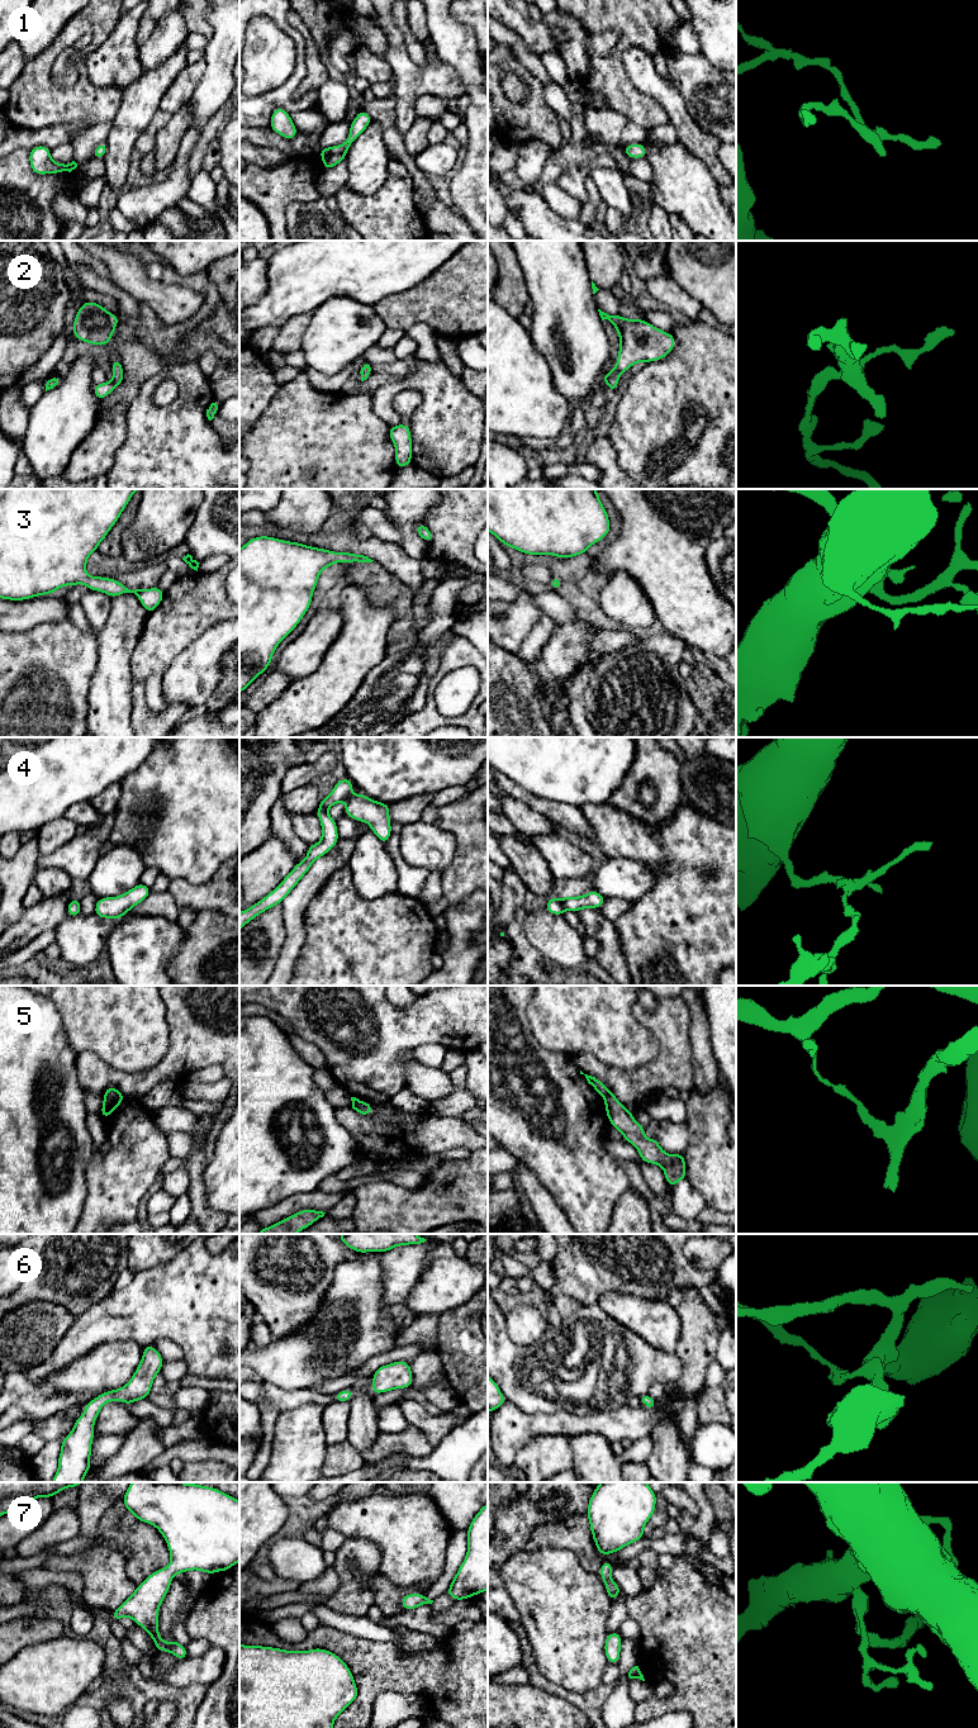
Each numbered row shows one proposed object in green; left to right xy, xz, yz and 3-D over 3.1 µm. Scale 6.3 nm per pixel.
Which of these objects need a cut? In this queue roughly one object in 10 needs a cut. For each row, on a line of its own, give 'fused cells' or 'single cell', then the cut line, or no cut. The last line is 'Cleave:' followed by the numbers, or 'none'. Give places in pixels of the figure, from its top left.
1: single cell; no cut
2: single cell; no cut
3: single cell; no cut
4: single cell; no cut
5: fused cells; cut in yz along (608, 1091), (604, 1097)
6: single cell; no cut
7: single cell; no cut
Cleave: 5

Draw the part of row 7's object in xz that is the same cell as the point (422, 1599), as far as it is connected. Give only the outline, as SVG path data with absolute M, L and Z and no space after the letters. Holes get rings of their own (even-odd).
M405 1594L400 1600L402 1608L404 1608L405 1610L414 1610L419 1605L432 1603L433 1600L429 1600L426 1594Z

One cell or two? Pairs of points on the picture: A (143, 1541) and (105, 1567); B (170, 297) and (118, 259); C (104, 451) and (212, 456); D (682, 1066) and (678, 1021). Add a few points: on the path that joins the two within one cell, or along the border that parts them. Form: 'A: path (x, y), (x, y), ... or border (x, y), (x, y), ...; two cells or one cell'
A: border (124, 1560), (124, 1572), (137, 1584); two cells
B: path (157, 295), (131, 271); one cell
C: border (127, 423), (126, 438), (105, 475); two cells
D: path (678, 1054), (678, 1033); one cell

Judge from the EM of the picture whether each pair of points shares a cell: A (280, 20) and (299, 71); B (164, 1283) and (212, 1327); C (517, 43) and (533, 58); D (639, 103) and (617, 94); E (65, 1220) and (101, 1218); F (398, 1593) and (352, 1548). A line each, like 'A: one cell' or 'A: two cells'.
A: one cell
B: one cell
C: one cell
D: one cell
E: two cells
F: two cells

